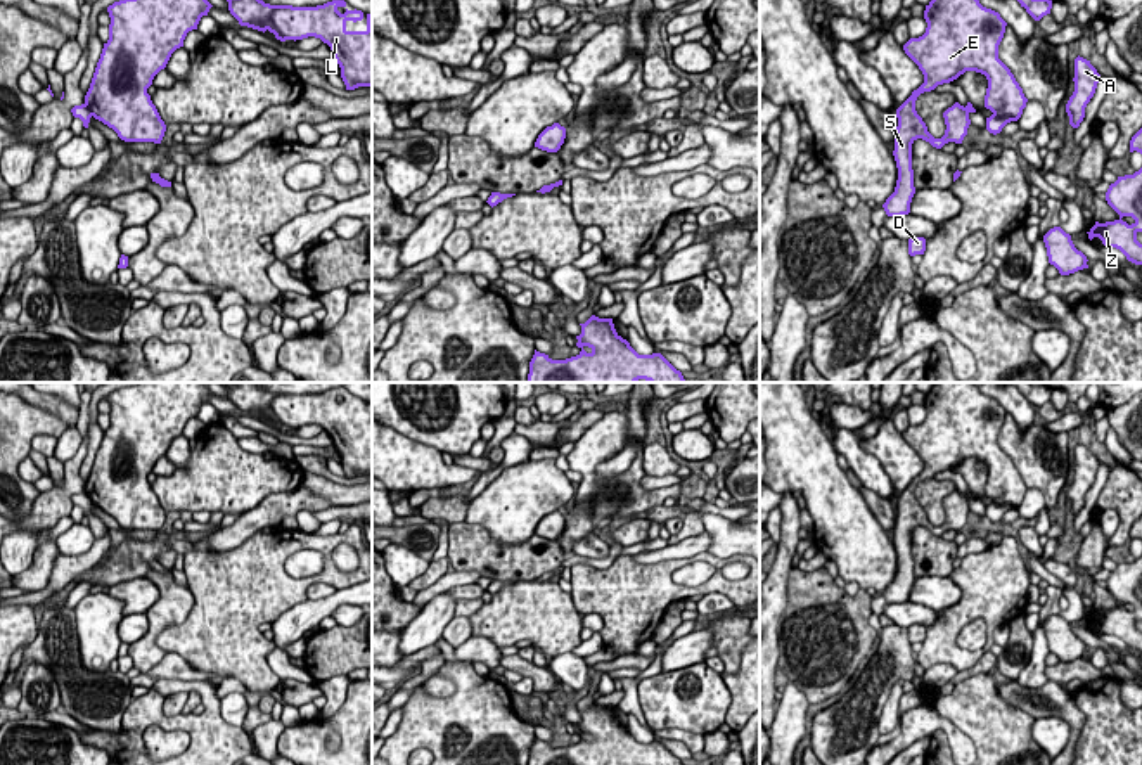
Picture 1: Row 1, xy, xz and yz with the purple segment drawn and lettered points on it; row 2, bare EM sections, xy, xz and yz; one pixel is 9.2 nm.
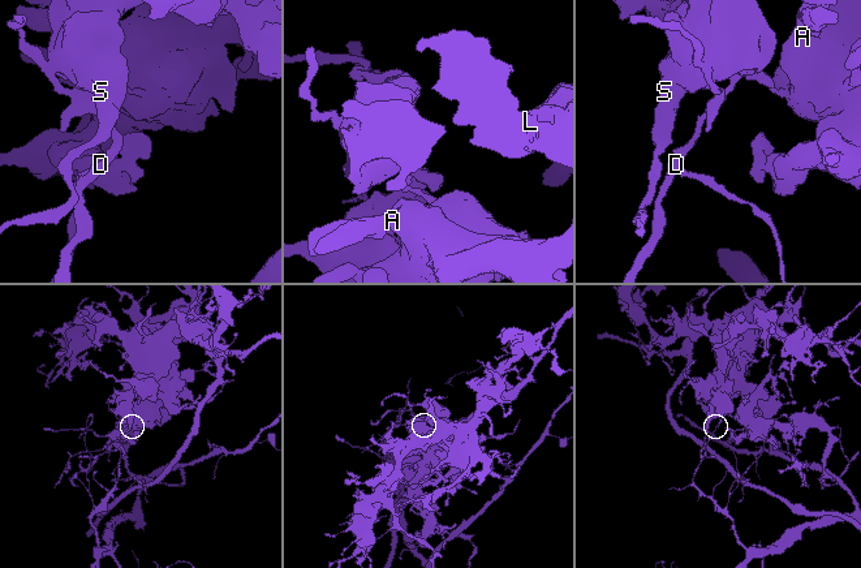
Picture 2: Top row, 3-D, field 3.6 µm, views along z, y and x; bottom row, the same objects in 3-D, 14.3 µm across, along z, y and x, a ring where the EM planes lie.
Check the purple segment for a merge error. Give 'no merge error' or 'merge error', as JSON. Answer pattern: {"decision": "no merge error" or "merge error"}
{"decision": "merge error"}

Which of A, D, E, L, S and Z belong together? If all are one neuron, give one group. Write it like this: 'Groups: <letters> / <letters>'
Groups: A E L S Z / D

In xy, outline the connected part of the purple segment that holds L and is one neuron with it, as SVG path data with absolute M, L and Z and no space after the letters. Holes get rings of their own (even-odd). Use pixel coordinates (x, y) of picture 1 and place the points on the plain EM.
M258 382L225 384L241 414L270 419L277 428L320 426L341 455L346 478L372 474L372 402L348 398L344 388L317 395L270 393ZM367 407L365 419L348 419L348 408Z

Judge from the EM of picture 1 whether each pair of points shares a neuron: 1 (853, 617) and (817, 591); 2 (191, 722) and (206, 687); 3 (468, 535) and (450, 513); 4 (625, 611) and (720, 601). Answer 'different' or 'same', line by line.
1: same
2: same
3: different
4: different

